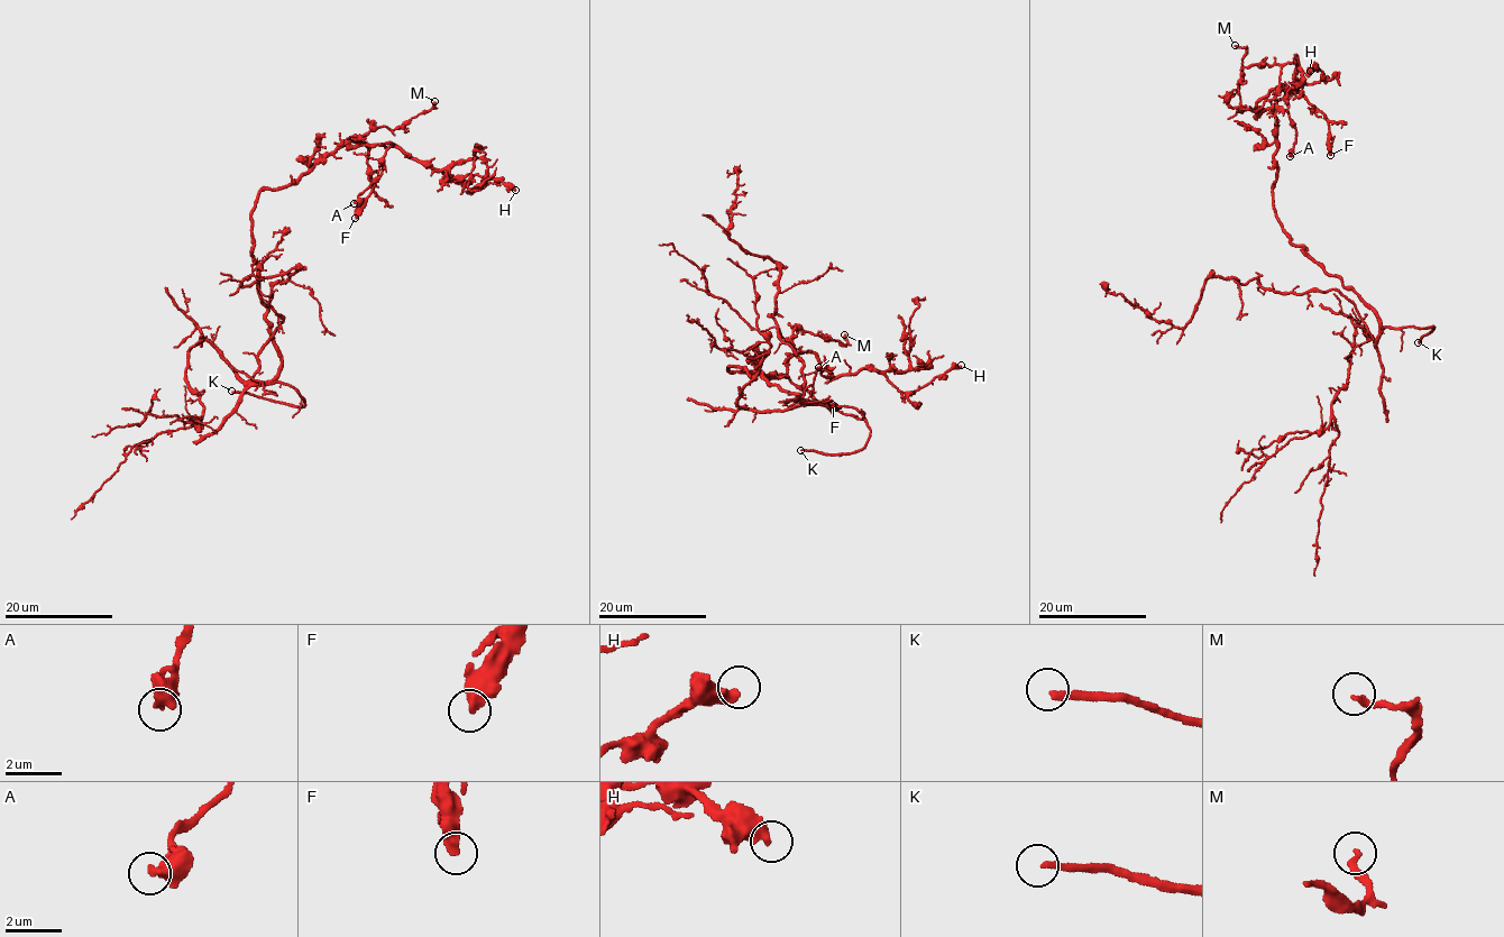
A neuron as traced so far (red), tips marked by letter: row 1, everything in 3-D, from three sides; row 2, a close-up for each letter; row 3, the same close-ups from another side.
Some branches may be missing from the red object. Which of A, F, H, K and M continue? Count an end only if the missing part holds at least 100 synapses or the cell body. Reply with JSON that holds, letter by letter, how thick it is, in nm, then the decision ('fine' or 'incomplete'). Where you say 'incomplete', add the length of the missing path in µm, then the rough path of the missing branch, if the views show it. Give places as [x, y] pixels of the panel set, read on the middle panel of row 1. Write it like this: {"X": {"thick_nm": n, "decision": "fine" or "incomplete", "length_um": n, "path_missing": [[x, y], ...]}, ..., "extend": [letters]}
{"A": {"thick_nm": 440, "decision": "fine"}, "F": {"thick_nm": 500, "decision": "fine"}, "H": {"thick_nm": 500, "decision": "fine"}, "K": {"thick_nm": 240, "decision": "fine"}, "M": {"thick_nm": 200, "decision": "fine"}, "extend": []}

